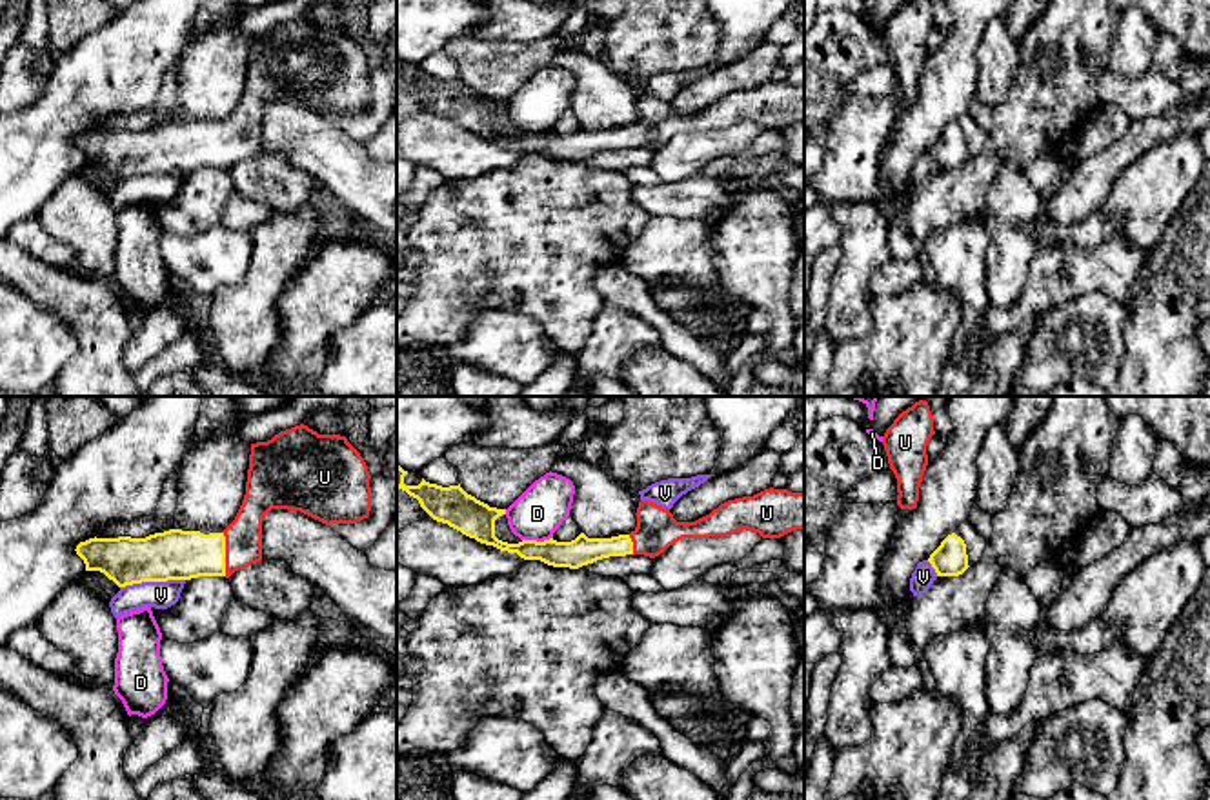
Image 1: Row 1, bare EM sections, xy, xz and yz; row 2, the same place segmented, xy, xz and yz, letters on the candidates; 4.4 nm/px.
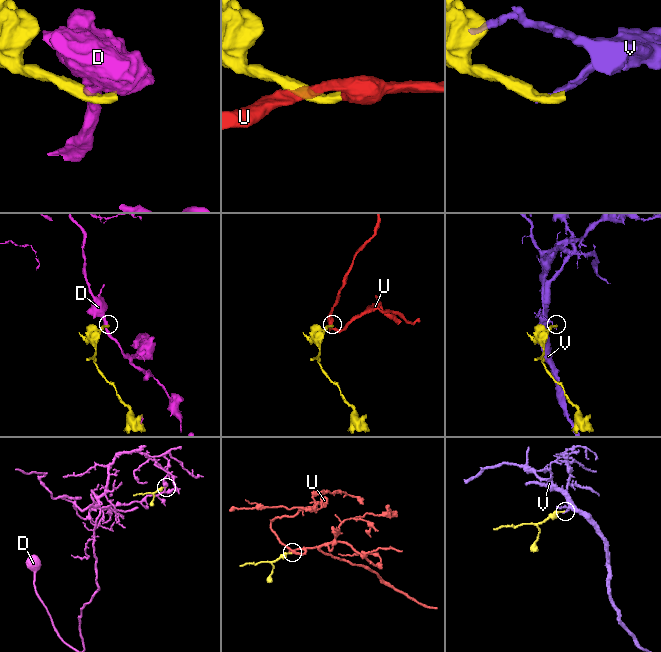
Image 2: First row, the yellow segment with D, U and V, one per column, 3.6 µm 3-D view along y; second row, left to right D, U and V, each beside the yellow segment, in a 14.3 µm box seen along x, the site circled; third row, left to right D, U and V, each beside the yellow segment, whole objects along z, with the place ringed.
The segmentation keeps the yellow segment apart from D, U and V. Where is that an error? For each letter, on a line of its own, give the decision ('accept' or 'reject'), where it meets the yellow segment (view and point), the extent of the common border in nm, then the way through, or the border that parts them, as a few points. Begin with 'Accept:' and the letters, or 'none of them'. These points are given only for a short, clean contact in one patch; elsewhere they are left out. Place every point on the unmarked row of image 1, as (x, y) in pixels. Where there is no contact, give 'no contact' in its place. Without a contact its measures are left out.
Accept: U
D: reject | xz (535, 133) | 140 nm | along xz (552, 130), (523, 133)
U: accept | xy (224, 146) | 200 nm | across xy (173, 148), (224, 146), (244, 128)
V: reject | xy (151, 173) | 300 nm

